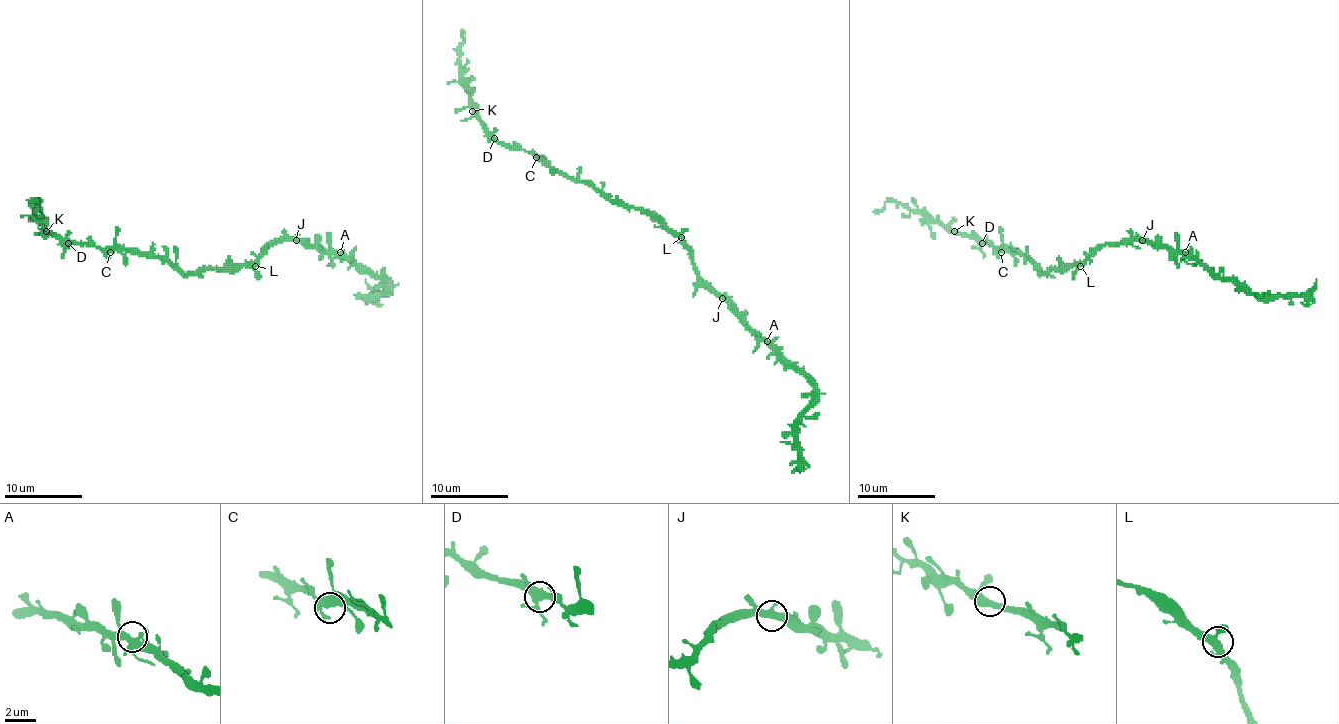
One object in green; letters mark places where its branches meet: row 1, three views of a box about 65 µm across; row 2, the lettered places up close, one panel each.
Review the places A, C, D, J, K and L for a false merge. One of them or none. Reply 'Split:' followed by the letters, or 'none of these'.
Split: none of these

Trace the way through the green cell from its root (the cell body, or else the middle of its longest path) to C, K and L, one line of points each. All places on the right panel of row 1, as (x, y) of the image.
C: (1066, 264), (1045, 273), (1014, 250), (1001, 252)
K: (1066, 264), (1045, 273), (1014, 250), (997, 250), (991, 244), (954, 231)
L: (1066, 264), (1080, 266)

